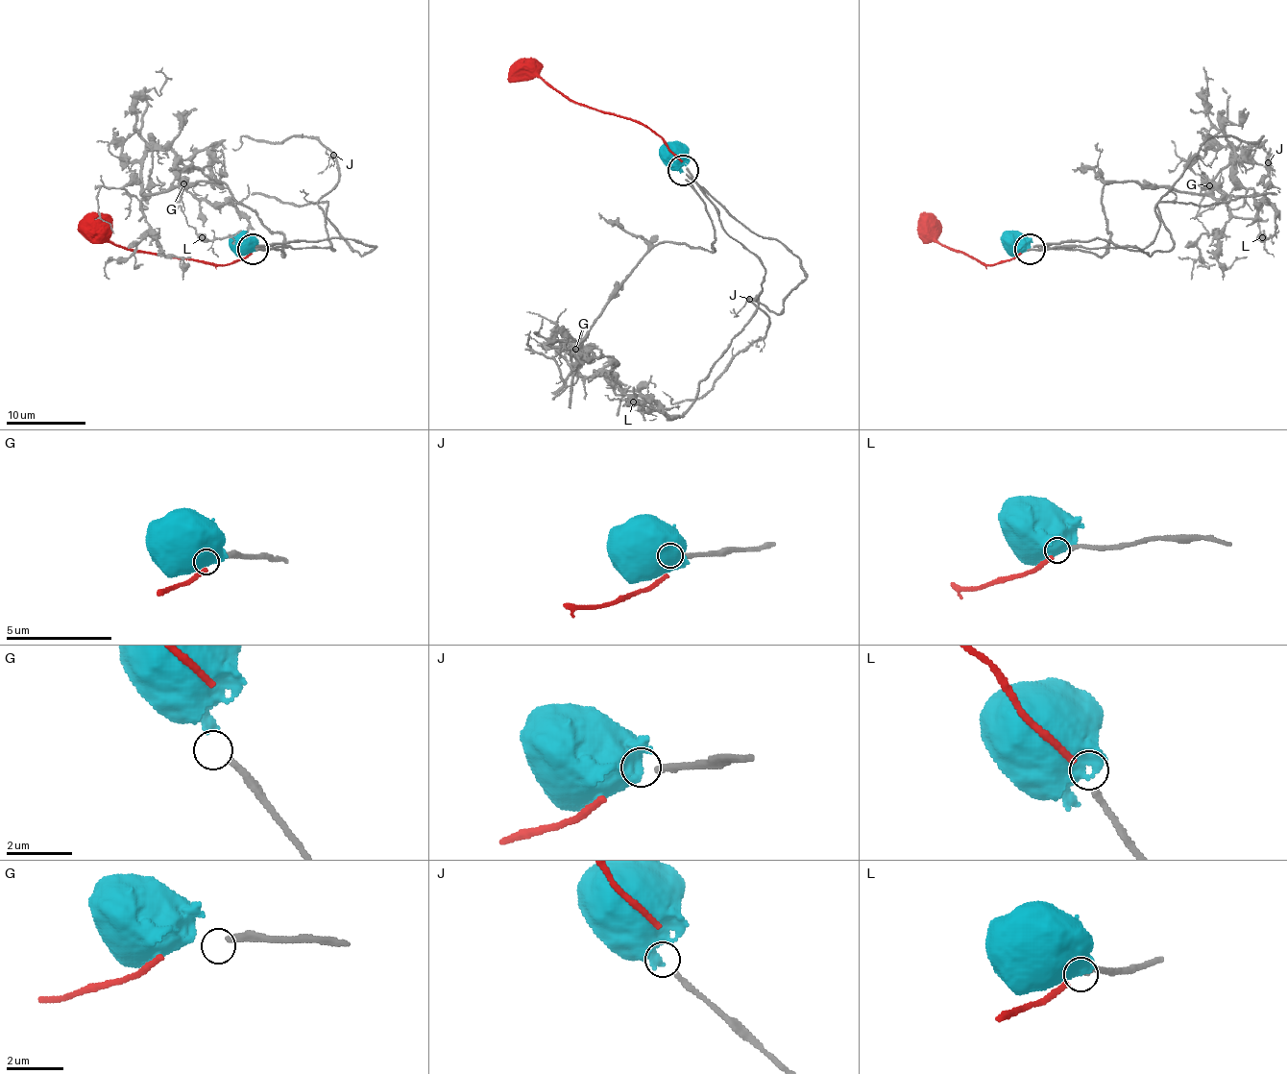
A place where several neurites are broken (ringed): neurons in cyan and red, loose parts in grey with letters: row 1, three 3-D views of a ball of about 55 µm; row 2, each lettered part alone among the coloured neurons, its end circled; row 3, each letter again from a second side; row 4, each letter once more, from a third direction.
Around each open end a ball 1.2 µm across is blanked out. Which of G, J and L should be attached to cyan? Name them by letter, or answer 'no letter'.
J

